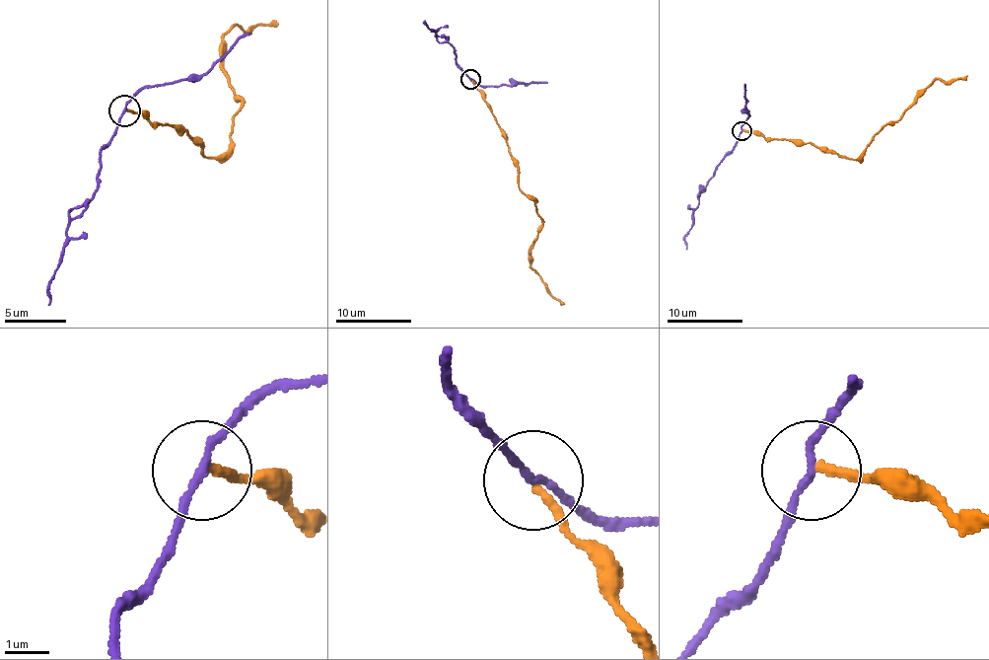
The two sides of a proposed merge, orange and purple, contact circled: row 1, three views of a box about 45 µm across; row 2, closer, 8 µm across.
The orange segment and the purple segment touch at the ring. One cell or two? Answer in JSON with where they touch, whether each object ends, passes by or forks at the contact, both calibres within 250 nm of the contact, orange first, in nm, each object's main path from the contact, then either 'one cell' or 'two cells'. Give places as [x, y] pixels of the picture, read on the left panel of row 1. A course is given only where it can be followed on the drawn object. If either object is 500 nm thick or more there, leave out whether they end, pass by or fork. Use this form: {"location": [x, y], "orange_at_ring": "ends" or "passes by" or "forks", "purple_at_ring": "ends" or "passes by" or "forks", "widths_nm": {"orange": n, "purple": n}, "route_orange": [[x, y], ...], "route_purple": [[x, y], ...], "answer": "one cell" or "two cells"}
{"location": [124, 110], "orange_at_ring": "ends", "purple_at_ring": "passes by", "widths_nm": {"orange": 190, "purple": 160}, "route_orange": [[125, 111], [180, 126], [202, 155], [218, 158], [240, 108], [224, 36], [237, 24], [252, 31], [277, 21]], "route_purple": [[125, 111], [115, 136], [101, 151], [101, 185], [82, 213], [69, 223], [63, 260], [50, 285], [47, 304]], "answer": "two cells"}

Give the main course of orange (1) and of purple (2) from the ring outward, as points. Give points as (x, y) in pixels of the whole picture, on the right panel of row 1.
1: (742, 131), (766, 139), (802, 140), (857, 160), (886, 123), (894, 123), (938, 78), (953, 82), (966, 76)
2: (741, 131), (736, 146), (699, 193), (694, 222), (684, 237), (686, 249)

